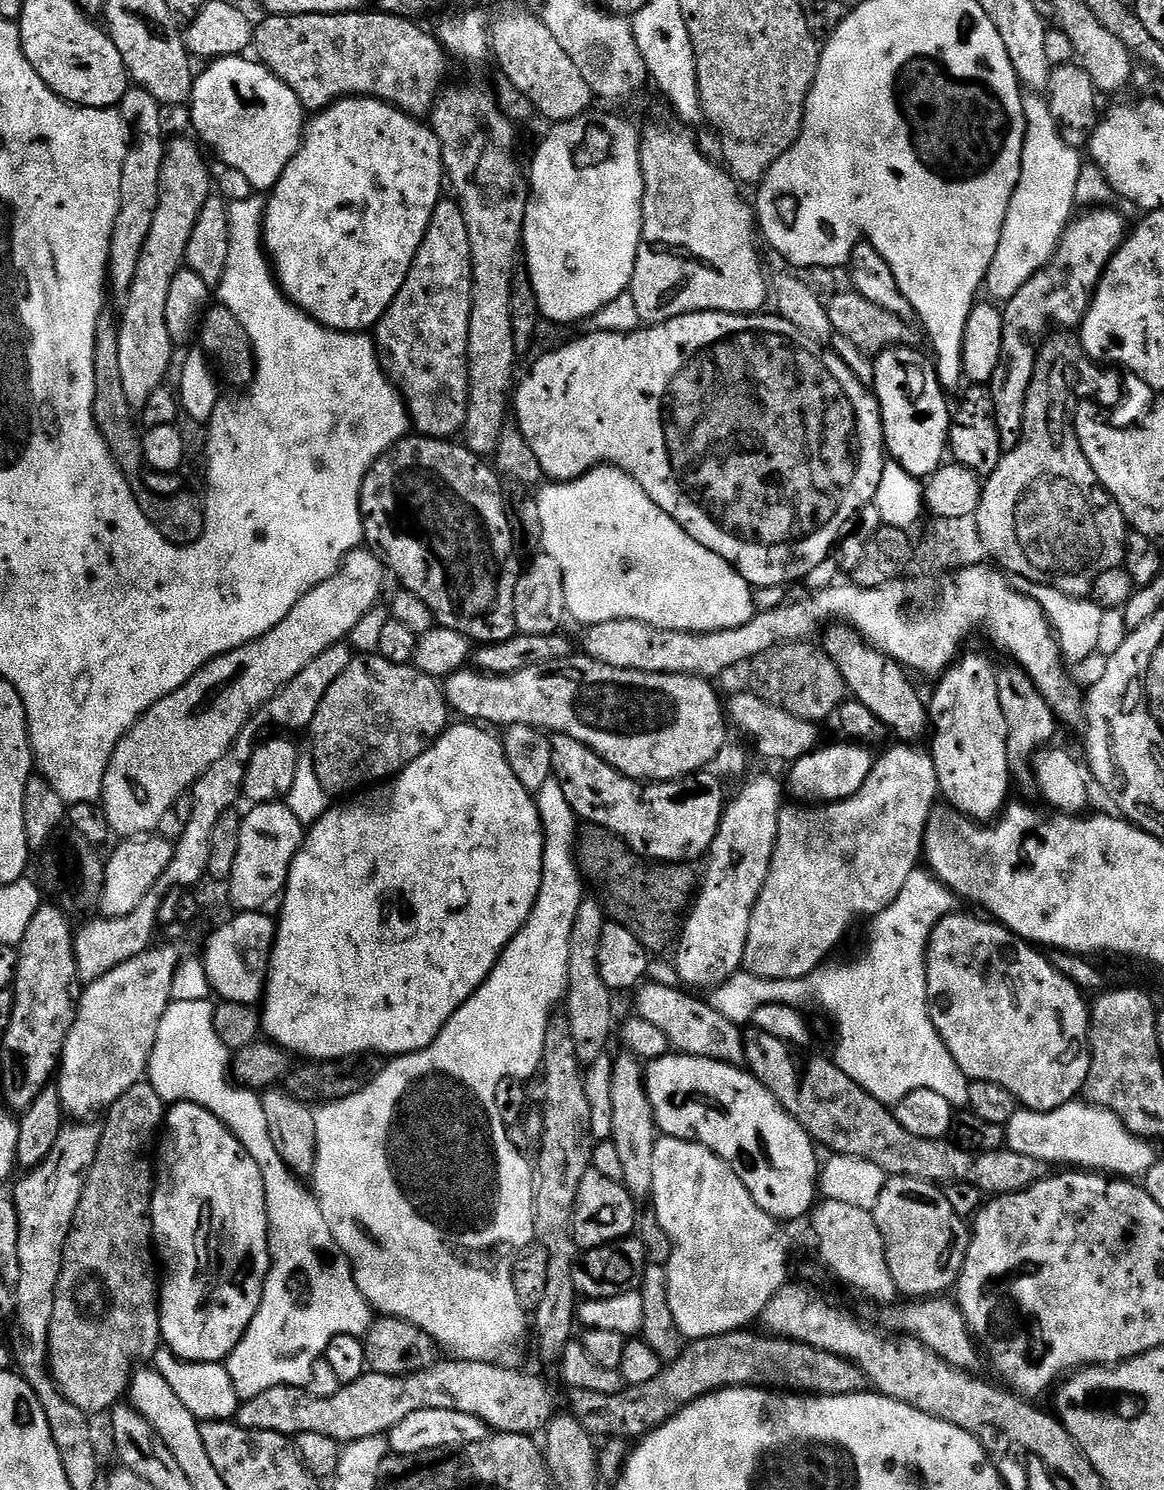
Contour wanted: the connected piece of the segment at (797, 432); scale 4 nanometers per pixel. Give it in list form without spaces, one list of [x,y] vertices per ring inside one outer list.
[[[691,312],[678,318],[670,318],[661,324],[641,326],[635,332],[602,332],[592,330],[589,336],[580,336],[577,340],[572,340],[569,344],[564,344],[561,348],[556,348],[553,352],[546,353],[529,370],[528,377],[521,384],[519,381],[518,387],[514,392],[515,427],[519,428],[521,434],[526,438],[530,450],[534,450],[534,454],[538,457],[538,462],[542,466],[545,477],[549,481],[577,480],[579,476],[586,475],[591,468],[599,468],[601,466],[611,466],[628,472],[638,482],[638,486],[642,486],[642,490],[646,490],[646,494],[650,494],[652,501],[662,510],[666,510],[666,514],[670,514],[670,518],[674,518],[674,522],[678,522],[678,526],[682,526],[682,530],[686,530],[686,534],[690,534],[690,538],[694,538],[694,542],[706,546],[706,550],[714,550],[714,554],[718,554],[718,558],[730,562],[730,566],[734,566],[738,570],[738,574],[742,574],[742,578],[746,578],[746,582],[756,590],[760,590],[760,588],[780,588],[783,584],[792,584],[795,580],[800,580],[803,576],[810,575],[827,556],[829,559],[830,553],[837,547],[842,533],[849,527],[850,521],[856,517],[856,512],[865,508],[867,504],[873,503],[876,488],[879,485],[879,480],[882,478],[886,463],[884,427],[882,426],[880,404],[876,401],[875,391],[870,390],[869,385],[860,381],[851,372],[850,368],[846,366],[846,362],[836,356],[831,347],[825,346],[819,340],[812,340],[806,334],[802,334],[802,330],[798,330],[798,326],[790,326],[790,322],[783,320],[779,314],[771,314],[772,316],[764,315],[737,314],[734,312]]]

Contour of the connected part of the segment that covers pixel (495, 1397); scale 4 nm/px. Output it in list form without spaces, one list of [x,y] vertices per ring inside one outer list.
[[[437,1359],[430,1367],[405,1376],[366,1371],[357,1381],[341,1386],[330,1398],[312,1397],[307,1387],[274,1386],[274,1390],[266,1390],[266,1394],[258,1394],[243,1401],[234,1420],[250,1430],[277,1432],[289,1438],[294,1438],[298,1434],[326,1434],[326,1438],[334,1438],[340,1441],[341,1445],[346,1445],[358,1438],[385,1435],[391,1432],[394,1426],[398,1426],[402,1418],[407,1418],[418,1410],[458,1410],[458,1414],[474,1414],[474,1418],[488,1425],[493,1433],[509,1432],[523,1436],[543,1433],[552,1417],[557,1415],[556,1400],[542,1377],[531,1376],[528,1372],[518,1372],[514,1368],[504,1368],[508,1366],[500,1362],[491,1364],[481,1360],[447,1359]]]

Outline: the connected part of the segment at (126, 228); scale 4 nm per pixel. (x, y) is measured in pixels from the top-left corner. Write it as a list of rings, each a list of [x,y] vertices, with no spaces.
[[[129,87],[128,93],[120,99],[118,111],[130,129],[130,143],[126,158],[122,162],[120,205],[108,247],[106,284],[111,295],[113,292],[117,298],[123,298],[128,295],[146,234],[150,232],[150,225],[154,222],[154,210],[160,197],[160,174],[166,135],[164,136],[164,124],[160,121],[162,106],[156,101],[154,94],[150,94],[146,89]]]

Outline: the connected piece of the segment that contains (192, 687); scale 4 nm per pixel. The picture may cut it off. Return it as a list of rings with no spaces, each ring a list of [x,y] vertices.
[[[364,546],[354,549],[344,559],[340,569],[302,597],[298,606],[294,606],[294,610],[290,610],[290,614],[286,614],[286,618],[282,618],[274,630],[241,648],[214,658],[199,668],[178,690],[147,708],[133,728],[120,739],[106,766],[102,807],[113,833],[120,838],[139,838],[155,833],[164,815],[173,811],[176,800],[191,789],[202,772],[214,766],[218,758],[232,749],[232,743],[250,717],[260,711],[266,701],[278,695],[280,689],[285,688],[301,670],[306,670],[306,666],[310,666],[318,654],[325,652],[331,644],[341,643],[350,630],[358,626],[358,618],[377,607],[379,600],[376,599],[380,596],[384,576],[386,569],[377,553]]]

